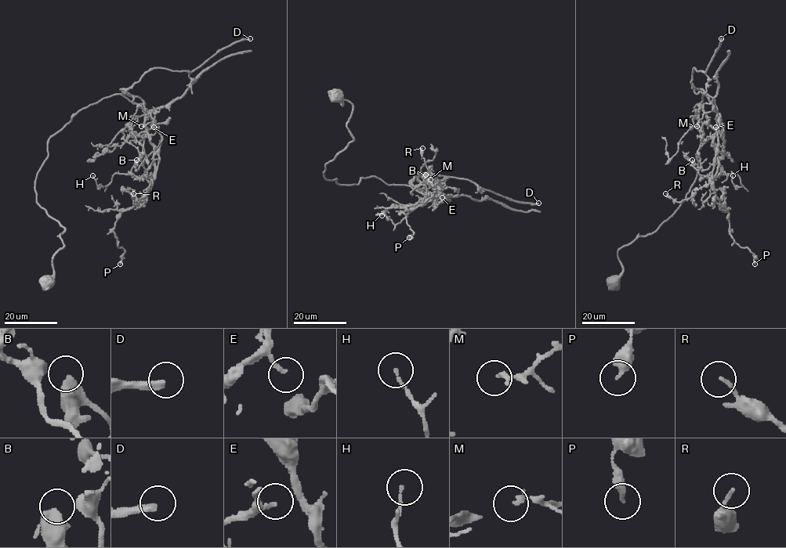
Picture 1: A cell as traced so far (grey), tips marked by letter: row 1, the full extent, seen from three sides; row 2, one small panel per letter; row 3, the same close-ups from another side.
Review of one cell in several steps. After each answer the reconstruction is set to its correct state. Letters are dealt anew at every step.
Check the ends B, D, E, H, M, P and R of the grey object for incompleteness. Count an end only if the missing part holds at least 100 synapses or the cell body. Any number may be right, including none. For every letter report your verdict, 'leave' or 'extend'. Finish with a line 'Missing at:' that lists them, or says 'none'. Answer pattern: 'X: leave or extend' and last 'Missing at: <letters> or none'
B: leave
D: extend
E: leave
H: leave
M: leave
P: leave
R: leave
Missing at: D

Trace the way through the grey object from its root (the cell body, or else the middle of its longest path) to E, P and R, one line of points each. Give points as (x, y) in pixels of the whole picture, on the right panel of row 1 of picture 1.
E: (615, 286), (617, 250), (652, 233), (696, 177), (702, 123), (694, 108), (704, 94), (715, 127)
P: (615, 286), (617, 250), (652, 233), (696, 177), (704, 94), (717, 113), (715, 196), (755, 264)
R: (615, 286), (617, 250), (652, 233), (696, 177), (704, 94), (717, 113), (717, 172), (689, 198), (665, 193)

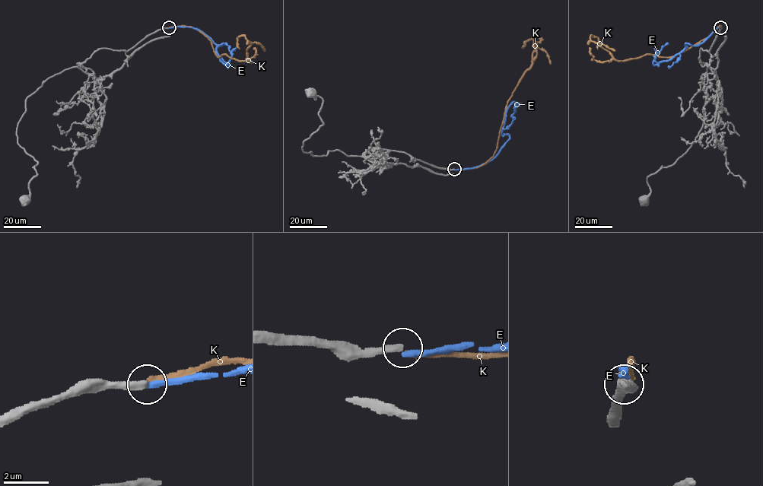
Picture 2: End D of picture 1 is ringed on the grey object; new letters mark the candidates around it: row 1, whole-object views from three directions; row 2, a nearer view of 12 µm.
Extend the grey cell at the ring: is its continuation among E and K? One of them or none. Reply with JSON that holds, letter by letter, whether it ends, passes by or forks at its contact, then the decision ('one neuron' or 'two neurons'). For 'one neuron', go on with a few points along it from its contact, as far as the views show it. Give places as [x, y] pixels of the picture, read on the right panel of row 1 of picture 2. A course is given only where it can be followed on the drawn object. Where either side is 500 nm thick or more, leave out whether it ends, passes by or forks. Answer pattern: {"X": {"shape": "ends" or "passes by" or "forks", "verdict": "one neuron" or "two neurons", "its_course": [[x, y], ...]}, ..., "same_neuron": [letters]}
{"E": {"shape": "ends", "verdict": "two neurons"}, "K": {"shape": "ends", "verdict": "two neurons"}, "same_neuron": []}

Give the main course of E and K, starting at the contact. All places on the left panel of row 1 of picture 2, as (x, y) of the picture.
E: (169, 28), (193, 27), (217, 45), (224, 43), (216, 48), (216, 52), (226, 64), (231, 55), (225, 42)
K: (169, 27), (200, 30), (218, 57), (226, 54), (246, 60), (251, 43), (243, 36), (237, 38), (240, 49)

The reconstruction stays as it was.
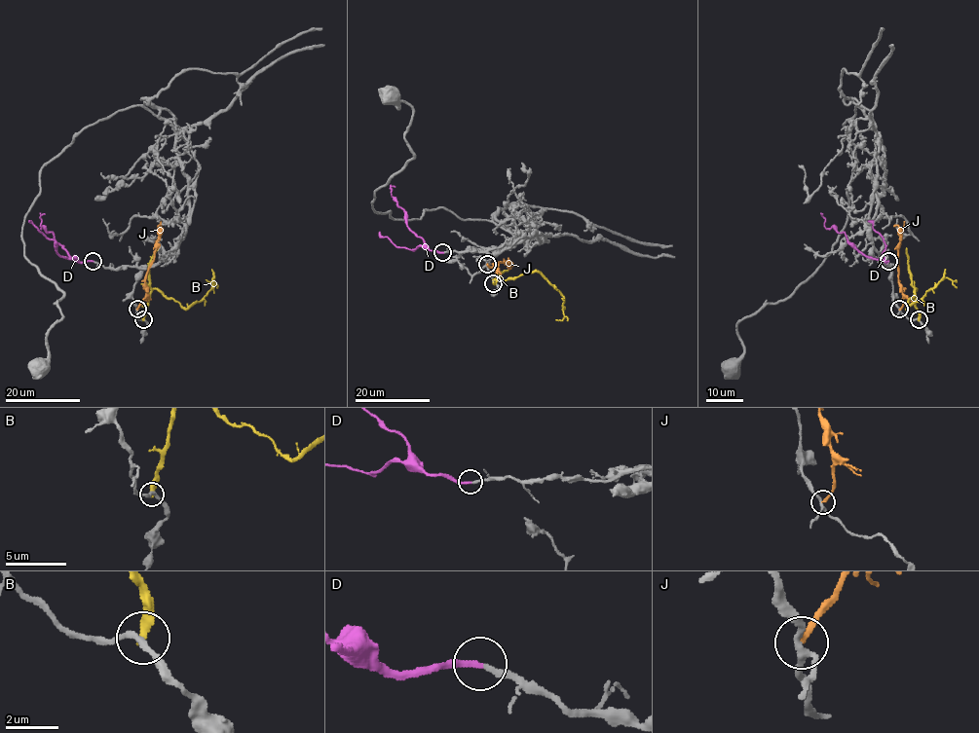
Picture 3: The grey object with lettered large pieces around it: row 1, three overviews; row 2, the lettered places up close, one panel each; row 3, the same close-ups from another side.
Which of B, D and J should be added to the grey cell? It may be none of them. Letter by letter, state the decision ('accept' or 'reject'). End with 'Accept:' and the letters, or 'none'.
B: reject
D: accept
J: reject
Accept: D

